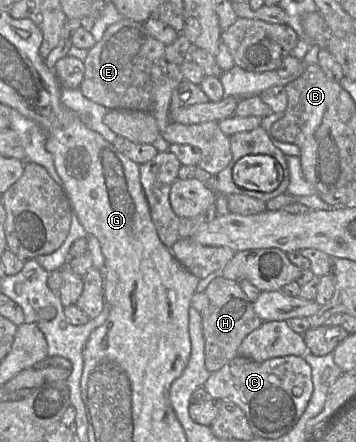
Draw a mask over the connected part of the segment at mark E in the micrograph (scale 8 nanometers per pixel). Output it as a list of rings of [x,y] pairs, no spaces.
[[[122,19],[109,26],[102,39],[89,50],[83,61],[85,74],[79,88],[86,98],[109,110],[152,114],[162,136],[170,123],[172,93],[183,80],[180,66],[166,60],[165,50],[166,45],[152,37],[143,23]]]

